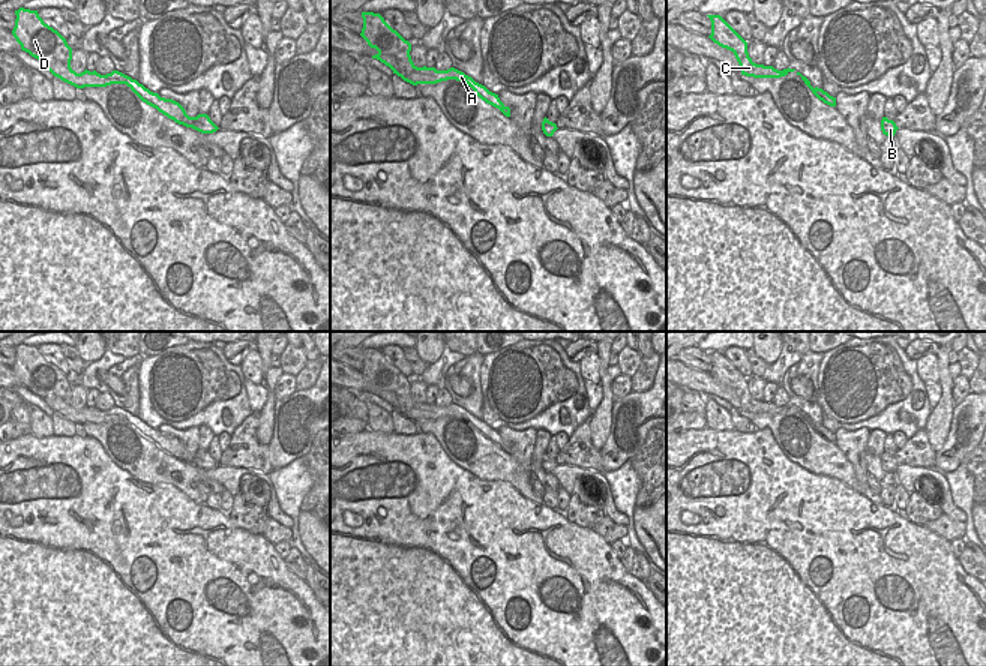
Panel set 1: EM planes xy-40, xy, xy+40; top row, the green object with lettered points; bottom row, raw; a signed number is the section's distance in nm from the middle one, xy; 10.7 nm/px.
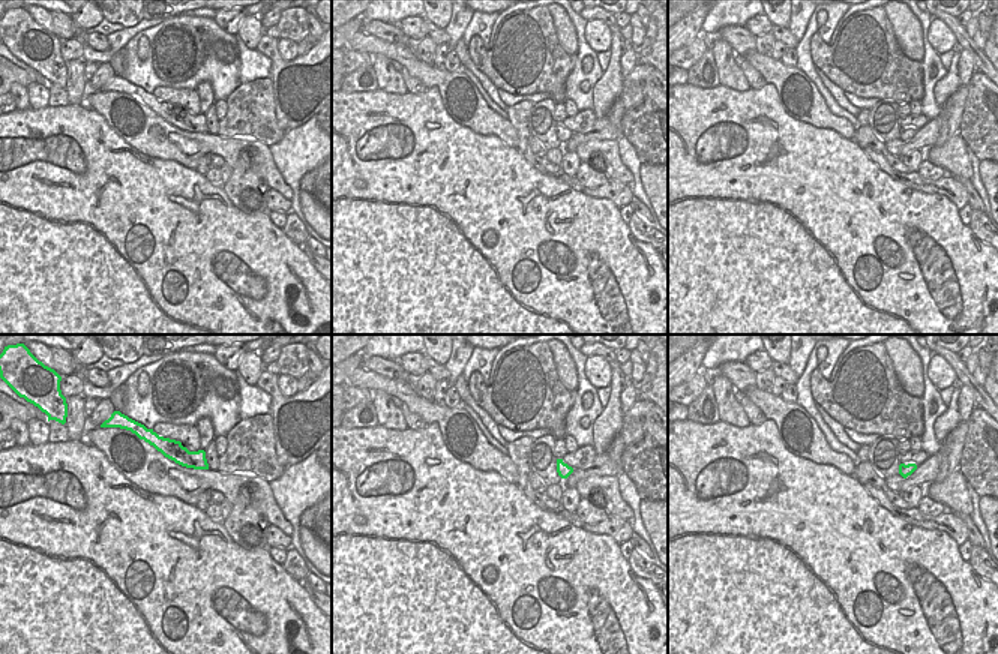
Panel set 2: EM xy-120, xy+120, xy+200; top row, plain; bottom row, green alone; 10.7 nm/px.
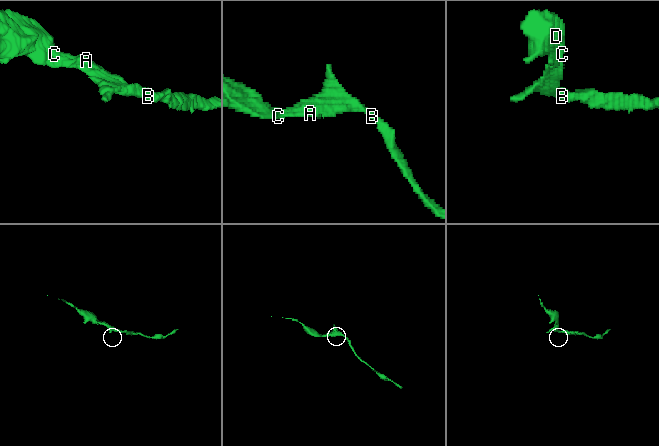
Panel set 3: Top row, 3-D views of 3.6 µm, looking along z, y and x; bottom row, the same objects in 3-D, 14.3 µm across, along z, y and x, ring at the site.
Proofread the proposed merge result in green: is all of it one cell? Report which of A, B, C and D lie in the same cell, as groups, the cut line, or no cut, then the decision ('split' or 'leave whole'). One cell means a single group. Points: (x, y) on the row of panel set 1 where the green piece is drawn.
A B C D; no cut; leave whole

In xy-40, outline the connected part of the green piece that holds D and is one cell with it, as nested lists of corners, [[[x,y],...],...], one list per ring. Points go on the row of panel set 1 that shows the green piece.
[[[20,8],[15,10],[15,15],[17,20],[12,34],[21,45],[21,50],[38,58],[62,81],[77,88],[126,84],[143,102],[156,108],[179,124],[192,128],[201,134],[213,134],[219,129],[207,114],[189,117],[179,102],[161,98],[158,93],[150,92],[137,80],[132,80],[119,70],[101,75],[96,70],[90,72],[86,69],[84,72],[77,74],[71,68],[72,48],[57,30],[44,22],[38,10]]]

